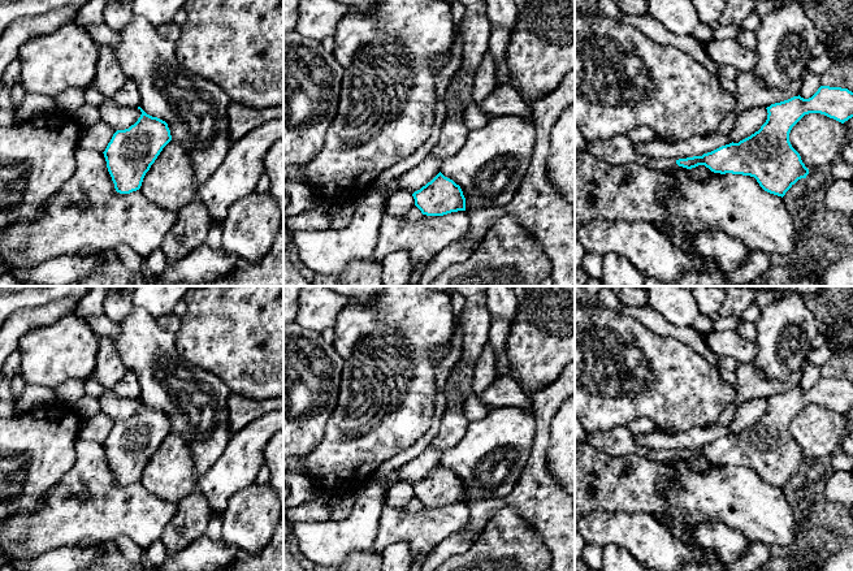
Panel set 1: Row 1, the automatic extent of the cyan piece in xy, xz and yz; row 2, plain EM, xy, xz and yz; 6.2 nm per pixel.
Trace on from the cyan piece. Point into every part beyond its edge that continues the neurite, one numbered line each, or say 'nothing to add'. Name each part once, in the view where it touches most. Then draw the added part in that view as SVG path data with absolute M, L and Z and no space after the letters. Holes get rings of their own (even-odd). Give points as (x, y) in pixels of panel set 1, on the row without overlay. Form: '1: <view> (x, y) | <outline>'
nothing to add

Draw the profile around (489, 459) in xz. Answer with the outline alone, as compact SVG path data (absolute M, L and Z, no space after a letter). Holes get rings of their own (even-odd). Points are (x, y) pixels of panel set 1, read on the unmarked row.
M492 408L481 420L468 423L463 438L442 454L441 464L460 477L466 502L502 498L531 457L534 432L532 411Z

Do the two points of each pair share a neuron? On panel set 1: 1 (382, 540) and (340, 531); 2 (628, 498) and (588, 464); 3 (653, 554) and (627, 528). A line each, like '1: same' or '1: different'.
1: different
2: same
3: same

